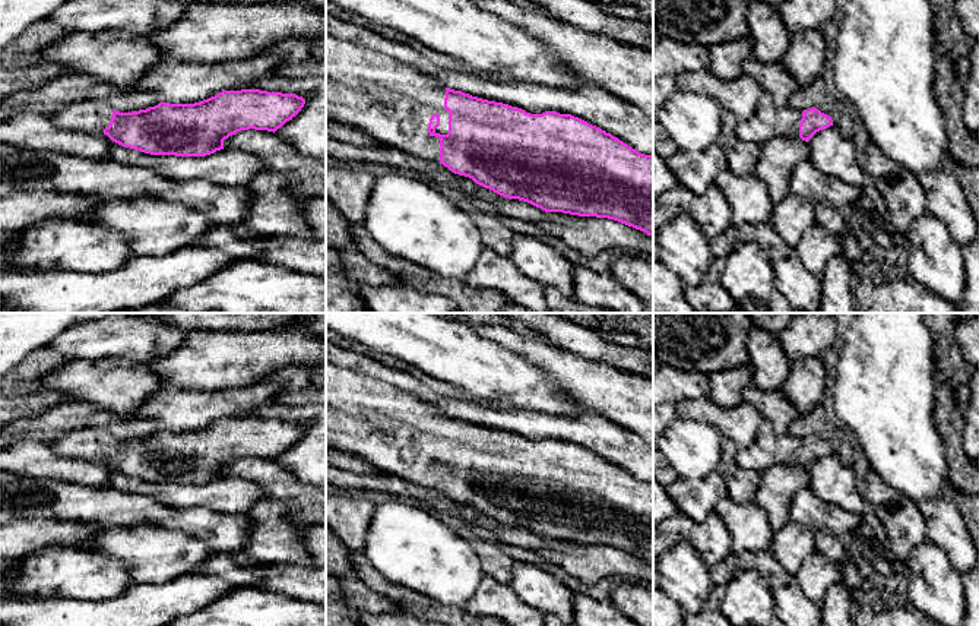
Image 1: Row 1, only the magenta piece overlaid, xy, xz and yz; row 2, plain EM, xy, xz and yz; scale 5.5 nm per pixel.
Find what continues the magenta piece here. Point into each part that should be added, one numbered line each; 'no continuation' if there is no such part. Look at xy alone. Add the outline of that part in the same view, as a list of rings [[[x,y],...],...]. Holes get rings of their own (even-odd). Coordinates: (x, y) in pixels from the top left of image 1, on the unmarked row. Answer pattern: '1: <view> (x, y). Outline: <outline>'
1: xy (92, 443). Outline: [[[89,427],[69,431],[48,446],[61,456],[98,462],[108,455],[113,437],[105,427]]]

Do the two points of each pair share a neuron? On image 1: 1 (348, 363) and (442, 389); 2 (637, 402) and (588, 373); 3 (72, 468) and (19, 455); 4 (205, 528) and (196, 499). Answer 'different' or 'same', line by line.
1: different
2: same
3: same
4: different

